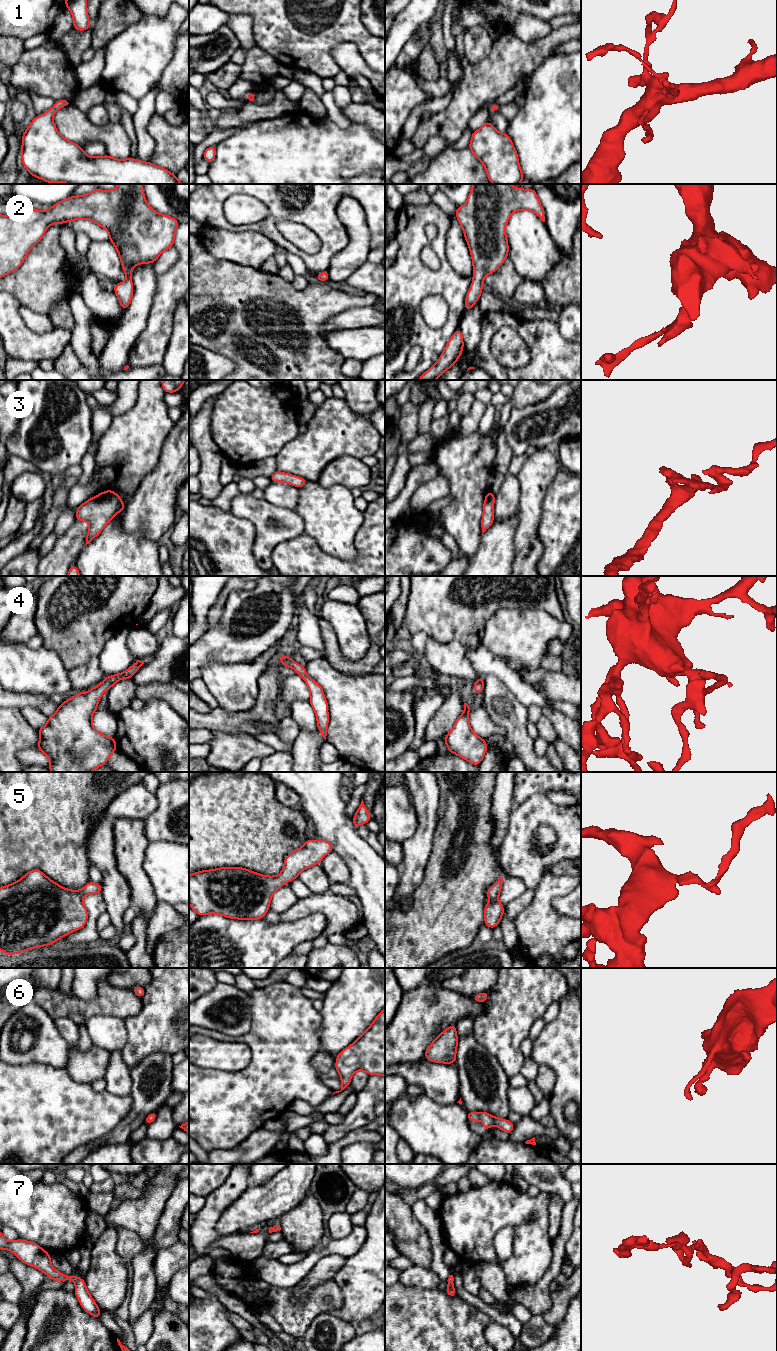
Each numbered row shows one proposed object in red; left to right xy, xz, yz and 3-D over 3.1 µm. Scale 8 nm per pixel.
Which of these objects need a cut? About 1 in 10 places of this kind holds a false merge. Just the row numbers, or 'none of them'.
none of them

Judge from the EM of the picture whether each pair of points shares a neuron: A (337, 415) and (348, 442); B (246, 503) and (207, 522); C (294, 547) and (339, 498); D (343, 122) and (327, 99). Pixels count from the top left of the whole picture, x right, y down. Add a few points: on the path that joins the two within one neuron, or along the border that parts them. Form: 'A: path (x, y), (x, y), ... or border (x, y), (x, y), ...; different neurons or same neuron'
A: path (337, 422), (337, 429), (343, 435); same neuron
B: border (230, 510), (235, 515), (251, 522); different neurons
C: border (304, 533), (309, 535), (323, 550); different neurons
D: path (337, 116), (330, 105); same neuron

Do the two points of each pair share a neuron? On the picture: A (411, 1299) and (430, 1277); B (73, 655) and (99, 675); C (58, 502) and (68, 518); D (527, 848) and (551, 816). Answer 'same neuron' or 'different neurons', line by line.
A: different neurons
B: different neurons
C: different neurons
D: same neuron

